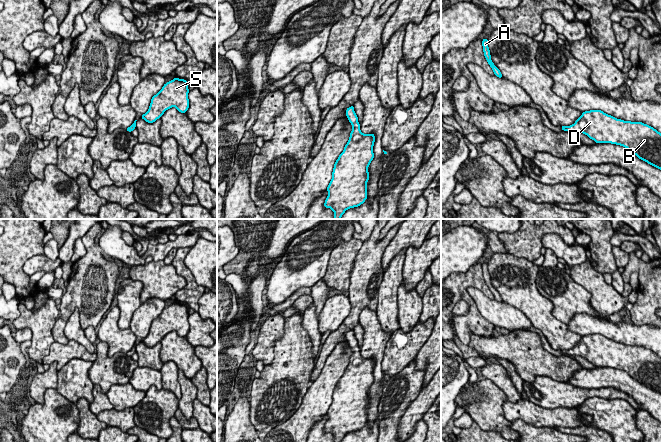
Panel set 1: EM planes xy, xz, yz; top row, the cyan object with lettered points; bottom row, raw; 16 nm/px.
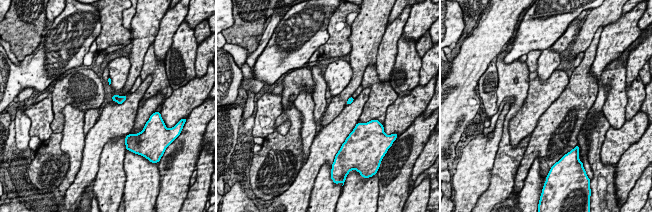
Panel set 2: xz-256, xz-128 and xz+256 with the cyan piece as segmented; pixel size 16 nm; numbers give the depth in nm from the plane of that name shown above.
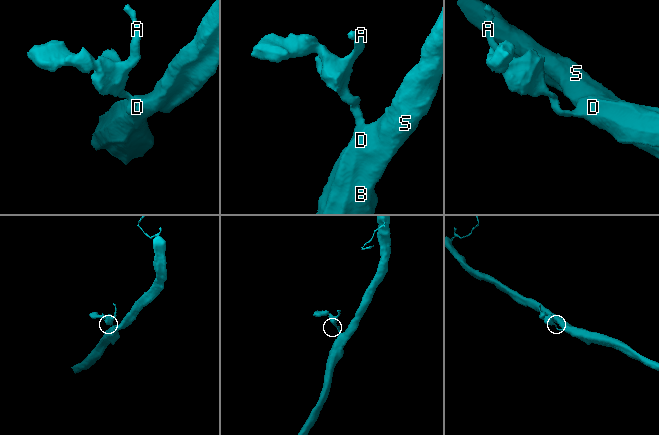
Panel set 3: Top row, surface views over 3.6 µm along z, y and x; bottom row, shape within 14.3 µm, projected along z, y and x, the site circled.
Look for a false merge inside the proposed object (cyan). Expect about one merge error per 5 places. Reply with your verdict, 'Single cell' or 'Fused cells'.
Single cell

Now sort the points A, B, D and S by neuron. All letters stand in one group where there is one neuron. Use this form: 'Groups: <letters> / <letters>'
Groups: A B D S

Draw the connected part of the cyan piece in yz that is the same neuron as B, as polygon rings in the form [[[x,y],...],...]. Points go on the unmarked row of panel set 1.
[[[590,334],[583,336],[573,349],[561,350],[561,353],[581,356],[599,368],[611,367],[624,370],[639,383],[661,393],[661,357],[647,348],[617,343],[601,334]]]

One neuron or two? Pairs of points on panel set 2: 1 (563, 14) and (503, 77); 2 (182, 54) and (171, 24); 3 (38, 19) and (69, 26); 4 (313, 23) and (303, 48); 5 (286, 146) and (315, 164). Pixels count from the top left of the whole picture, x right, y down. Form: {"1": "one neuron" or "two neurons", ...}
{"1": "two neurons", "2": "two neurons", "3": "two neurons", "4": "one neuron", "5": "two neurons"}

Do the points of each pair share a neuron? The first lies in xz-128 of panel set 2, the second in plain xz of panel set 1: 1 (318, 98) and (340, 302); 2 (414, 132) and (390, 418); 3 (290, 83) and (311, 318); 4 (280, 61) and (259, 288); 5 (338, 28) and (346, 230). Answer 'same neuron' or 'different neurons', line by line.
1: different neurons
2: same neuron
3: different neurons
4: different neurons
5: different neurons

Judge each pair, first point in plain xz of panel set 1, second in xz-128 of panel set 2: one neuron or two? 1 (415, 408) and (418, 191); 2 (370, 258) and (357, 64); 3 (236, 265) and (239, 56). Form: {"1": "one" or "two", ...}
{"1": "two", "2": "one", "3": "two"}

